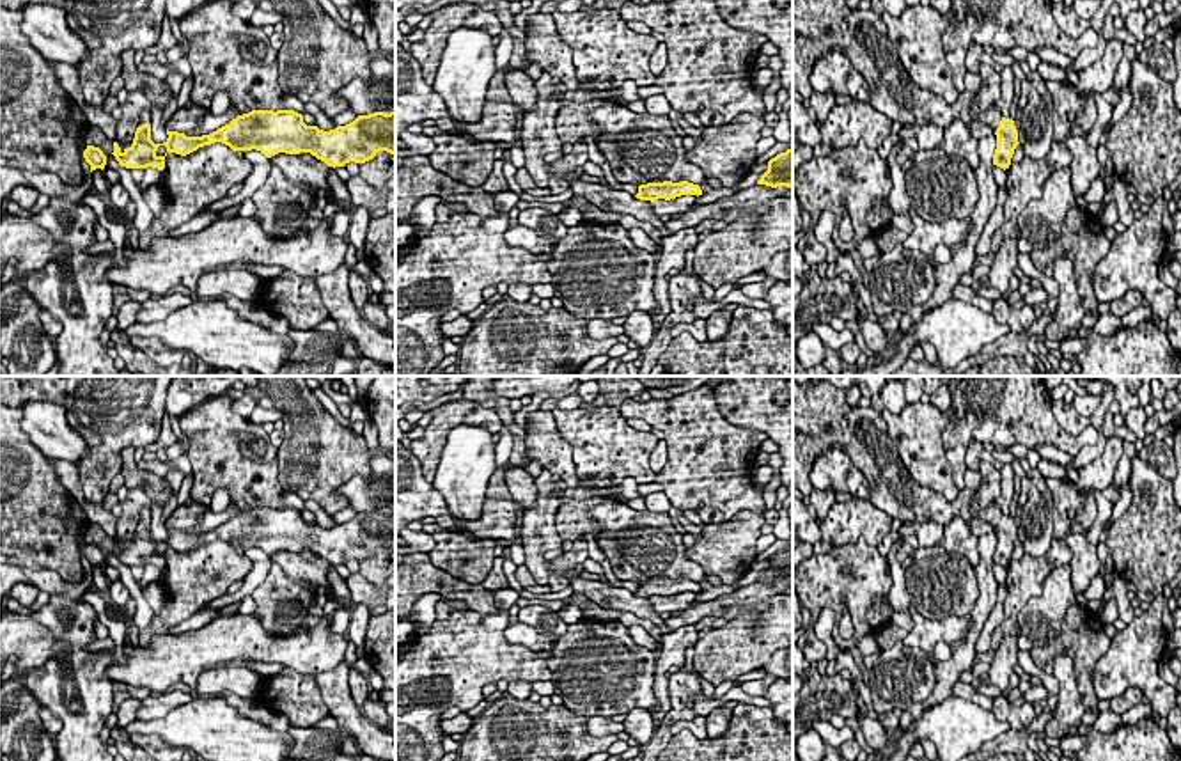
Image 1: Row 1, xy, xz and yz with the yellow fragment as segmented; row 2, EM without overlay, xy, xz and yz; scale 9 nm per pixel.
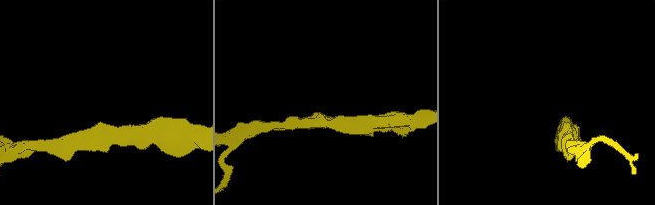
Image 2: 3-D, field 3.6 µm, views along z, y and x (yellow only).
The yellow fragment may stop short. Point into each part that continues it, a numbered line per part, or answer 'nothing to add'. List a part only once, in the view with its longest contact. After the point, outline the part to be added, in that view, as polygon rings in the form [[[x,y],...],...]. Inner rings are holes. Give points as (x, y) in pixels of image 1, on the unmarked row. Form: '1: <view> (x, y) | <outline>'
1: yz (820, 408) | [[[810,378],[805,383],[796,383],[793,380],[793,486],[803,495],[810,495],[812,481],[810,470],[816,458],[826,451],[832,451],[835,443],[844,447],[844,452],[855,463],[855,467],[865,475],[871,486],[869,502],[897,518],[901,522],[935,522],[938,525],[947,525],[952,518],[961,518],[970,522],[972,509],[977,513],[981,522],[989,523],[997,529],[1002,509],[993,502],[988,507],[981,507],[977,502],[975,490],[963,488],[954,502],[949,502],[942,493],[920,486],[908,468],[903,465],[897,449],[894,447],[888,435],[881,433],[874,422],[862,422],[851,426],[848,422],[848,410],[851,408],[846,401],[846,388],[839,388],[825,380]]]

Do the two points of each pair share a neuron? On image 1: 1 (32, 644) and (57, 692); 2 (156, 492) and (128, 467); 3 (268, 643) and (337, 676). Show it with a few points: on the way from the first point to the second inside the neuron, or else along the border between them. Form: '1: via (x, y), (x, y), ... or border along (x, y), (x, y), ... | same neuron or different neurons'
1: border along (39, 623), (54, 637), (54, 653), (23, 676) | different neurons
2: via (149, 485), (135, 474) | same neuron
3: border along (344, 659), (332, 669), (314, 676) | different neurons

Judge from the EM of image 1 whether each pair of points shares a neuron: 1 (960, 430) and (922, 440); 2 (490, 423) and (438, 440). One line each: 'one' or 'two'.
1: two
2: one

